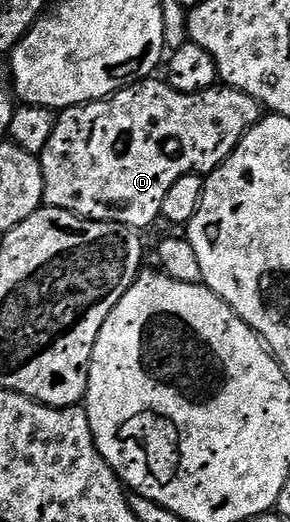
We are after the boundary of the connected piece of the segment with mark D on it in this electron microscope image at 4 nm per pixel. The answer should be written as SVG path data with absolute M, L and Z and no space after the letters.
M157 79L138 80L137 83L130 84L127 88L121 88L115 95L108 96L105 100L93 100L89 104L66 108L57 116L55 130L51 130L51 138L48 139L47 146L41 151L39 157L43 170L43 194L45 195L45 204L48 207L74 212L76 216L82 216L85 220L109 220L113 224L126 224L128 228L134 230L149 228L153 223L158 223L163 206L163 197L167 195L167 190L171 190L171 186L175 186L175 182L179 182L179 178L214 172L233 153L235 146L239 146L245 131L256 124L263 115L263 109L258 100L234 88L214 86L206 92L183 94L172 88L164 79Z

